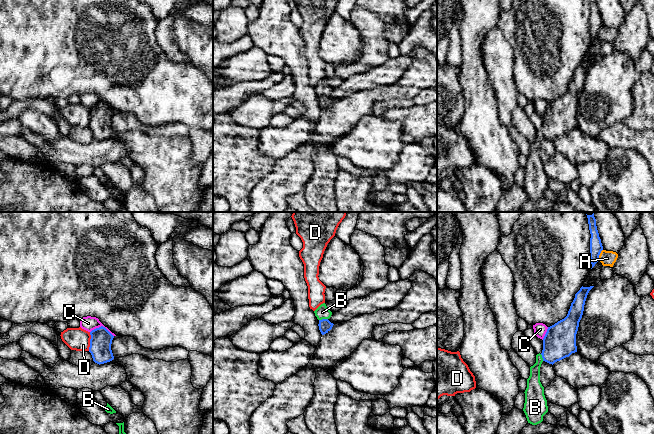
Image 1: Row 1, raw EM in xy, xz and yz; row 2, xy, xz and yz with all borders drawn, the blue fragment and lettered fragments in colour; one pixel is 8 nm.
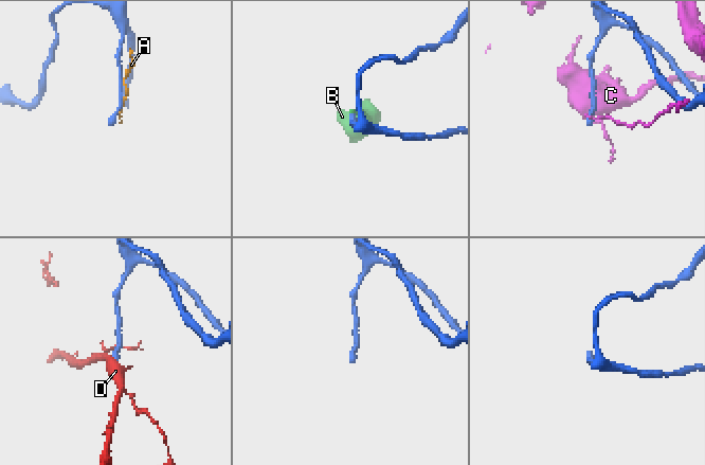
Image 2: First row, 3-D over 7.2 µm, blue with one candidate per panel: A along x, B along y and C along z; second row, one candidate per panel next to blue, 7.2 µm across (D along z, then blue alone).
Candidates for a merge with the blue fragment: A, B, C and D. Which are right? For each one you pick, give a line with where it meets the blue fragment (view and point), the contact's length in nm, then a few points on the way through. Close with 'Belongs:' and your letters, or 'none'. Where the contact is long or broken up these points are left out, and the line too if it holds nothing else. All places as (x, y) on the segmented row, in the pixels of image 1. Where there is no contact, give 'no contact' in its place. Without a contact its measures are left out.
B: contact xz (323, 319); length 70 nm; way xz (325, 325), (323, 319), (322, 312)
Belongs: B

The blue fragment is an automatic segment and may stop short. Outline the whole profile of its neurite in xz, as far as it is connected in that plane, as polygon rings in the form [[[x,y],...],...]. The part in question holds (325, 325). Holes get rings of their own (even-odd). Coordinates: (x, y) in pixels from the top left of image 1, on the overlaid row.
[[[321,304],[315,311],[315,316],[319,320],[319,330],[322,335],[328,333],[332,327],[333,323],[331,323],[328,319],[331,317],[332,312],[327,308],[326,304]]]

